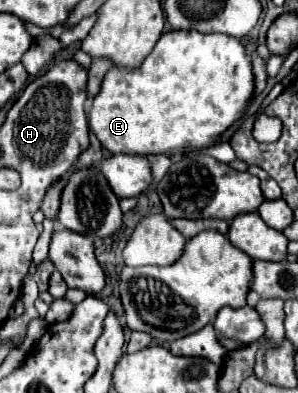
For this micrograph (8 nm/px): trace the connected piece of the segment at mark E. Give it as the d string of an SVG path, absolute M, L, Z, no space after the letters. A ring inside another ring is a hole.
M169 31L165 33L159 43L153 47L153 51L147 55L147 59L143 59L143 67L139 67L139 71L115 71L109 69L107 75L103 77L101 89L99 93L93 97L91 101L91 109L89 109L89 129L93 131L93 135L99 139L99 143L109 151L109 153L139 153L139 155L151 155L151 153L169 153L175 151L179 147L211 147L215 143L215 139L219 135L223 135L247 109L249 97L253 95L253 71L251 71L251 63L245 55L243 45L229 35L223 33L211 33L211 35L203 35L199 31Z

